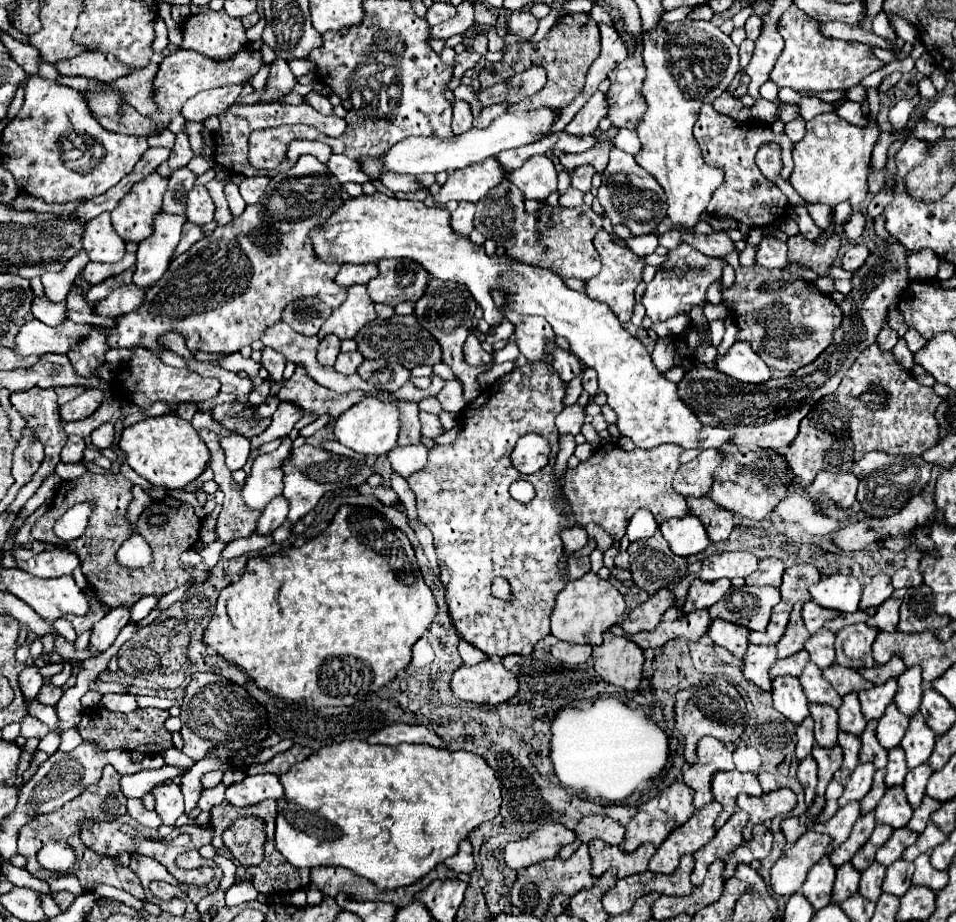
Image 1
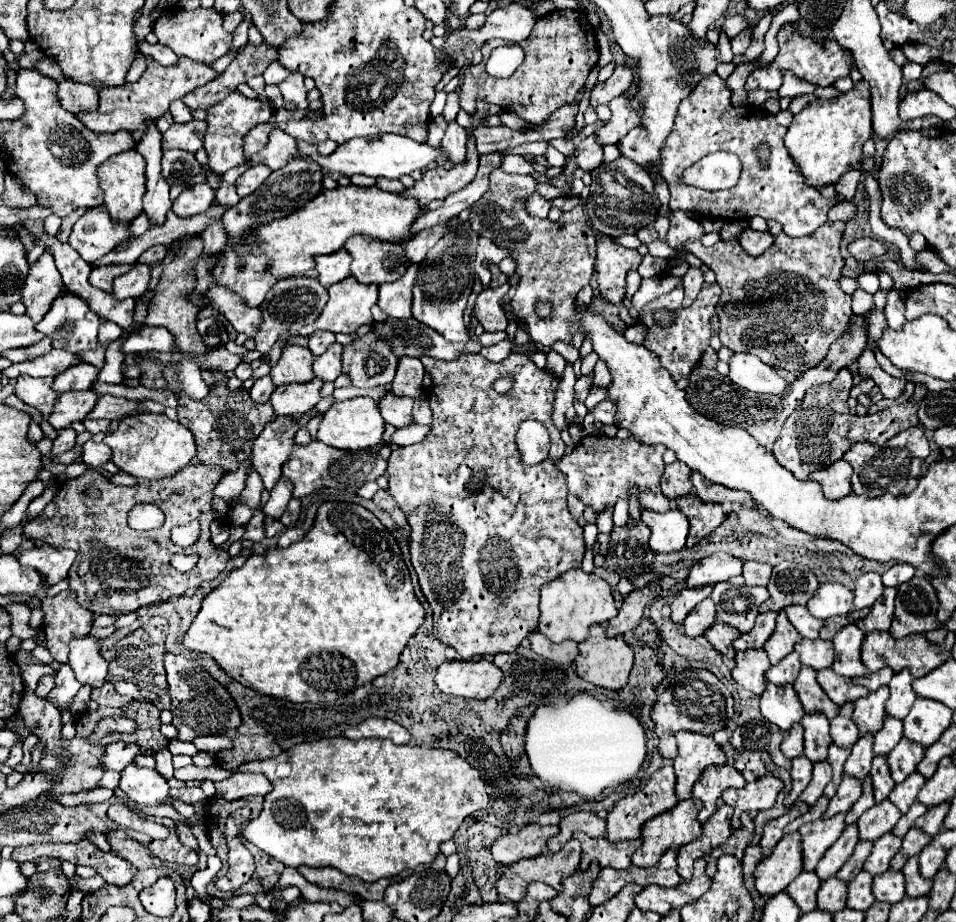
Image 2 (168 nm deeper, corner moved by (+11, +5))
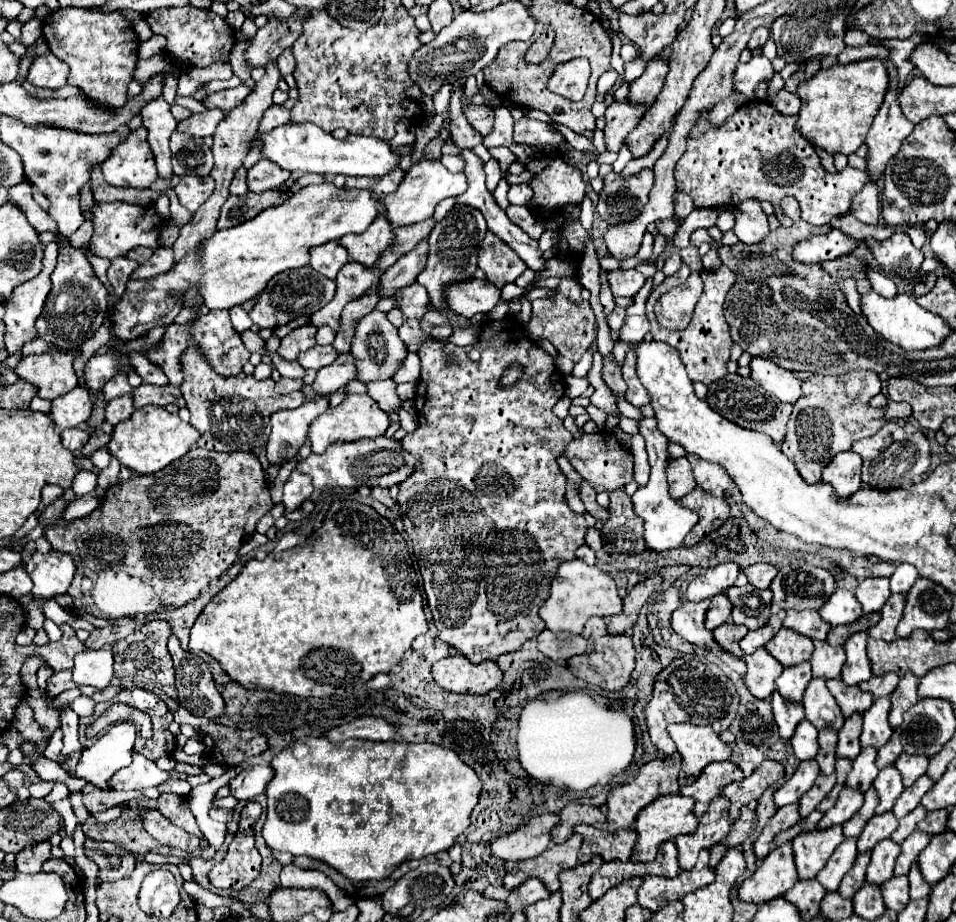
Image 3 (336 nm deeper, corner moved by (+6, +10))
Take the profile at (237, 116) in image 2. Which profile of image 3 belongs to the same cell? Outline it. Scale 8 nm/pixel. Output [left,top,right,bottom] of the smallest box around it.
[202,83,250,113]

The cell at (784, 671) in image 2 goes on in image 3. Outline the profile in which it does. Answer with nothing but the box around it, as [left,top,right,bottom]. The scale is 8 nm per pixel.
[776,663,812,703]

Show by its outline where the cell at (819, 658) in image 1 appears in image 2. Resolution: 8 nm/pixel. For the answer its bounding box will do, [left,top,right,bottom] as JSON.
[795,638,835,670]

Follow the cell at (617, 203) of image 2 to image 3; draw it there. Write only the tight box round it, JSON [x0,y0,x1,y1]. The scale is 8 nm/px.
[598,169,654,225]

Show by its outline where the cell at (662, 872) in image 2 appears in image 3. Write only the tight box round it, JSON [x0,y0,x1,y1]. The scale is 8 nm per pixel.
[646,841,680,877]

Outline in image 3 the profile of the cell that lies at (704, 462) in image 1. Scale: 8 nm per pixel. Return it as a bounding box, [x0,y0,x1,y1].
[666,457,696,501]

